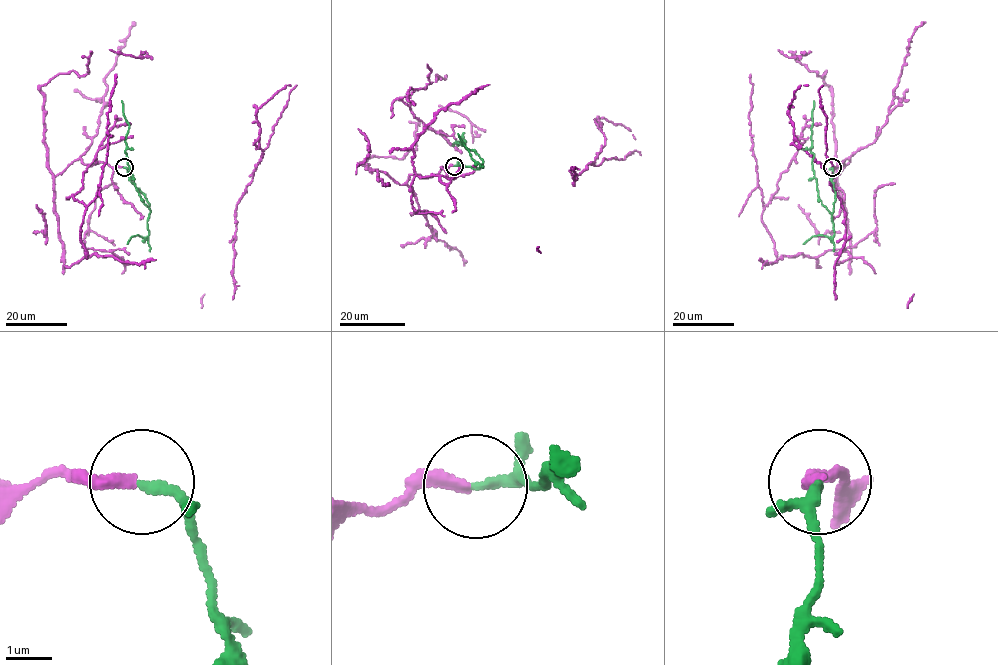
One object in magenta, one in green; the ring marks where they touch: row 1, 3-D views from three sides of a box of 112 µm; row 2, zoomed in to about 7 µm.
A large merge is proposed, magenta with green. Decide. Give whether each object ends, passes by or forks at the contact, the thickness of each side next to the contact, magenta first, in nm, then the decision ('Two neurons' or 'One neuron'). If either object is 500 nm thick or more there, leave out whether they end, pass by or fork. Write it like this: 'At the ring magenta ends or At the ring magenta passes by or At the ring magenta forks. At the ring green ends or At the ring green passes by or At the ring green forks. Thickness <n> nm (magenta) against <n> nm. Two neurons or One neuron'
At the ring magenta ends. At the ring green ends. Thickness 240 nm (magenta) against 200 nm. Two neurons

